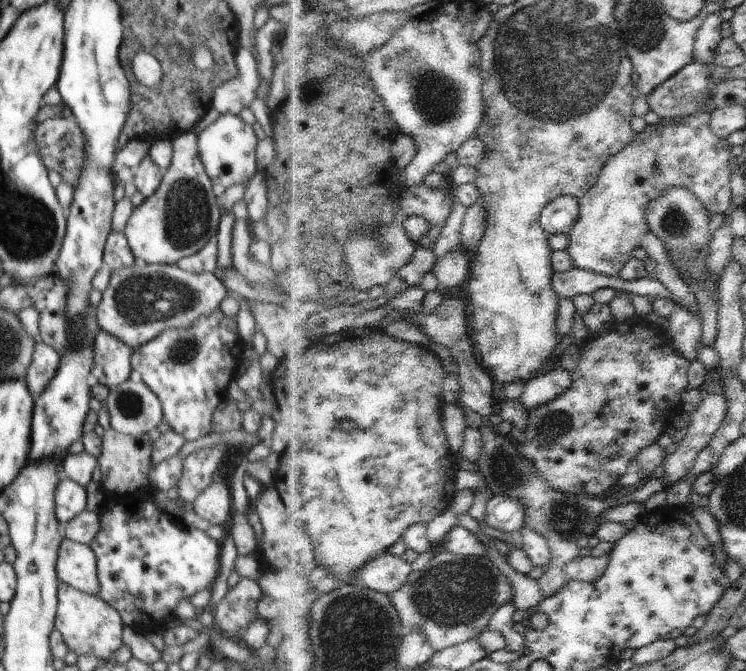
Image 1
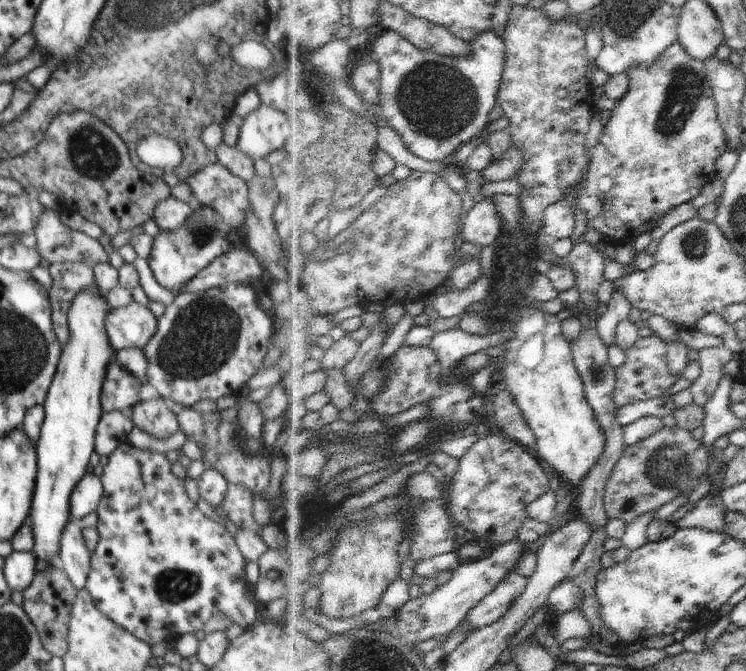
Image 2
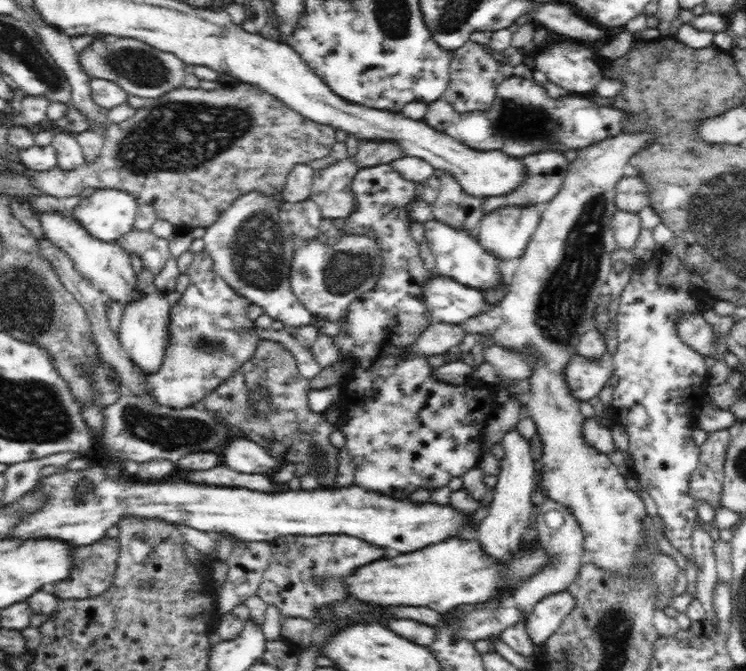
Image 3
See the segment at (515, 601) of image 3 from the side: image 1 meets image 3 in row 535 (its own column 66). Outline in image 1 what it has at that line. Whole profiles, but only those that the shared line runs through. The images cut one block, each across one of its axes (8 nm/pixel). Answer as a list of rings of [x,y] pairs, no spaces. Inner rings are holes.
[[[64,538],[57,553],[55,570],[60,582],[84,593],[99,594],[96,554],[89,545]]]

